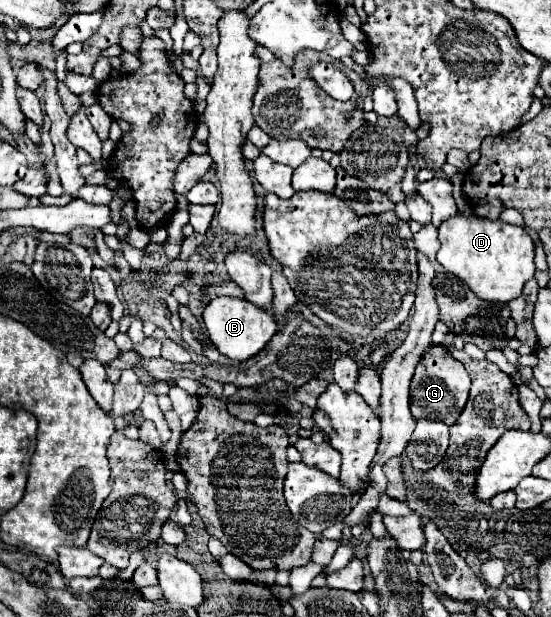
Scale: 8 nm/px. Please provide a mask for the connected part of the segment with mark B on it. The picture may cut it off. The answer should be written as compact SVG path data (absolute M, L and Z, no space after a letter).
M220 296L214 298L206 310L204 310L204 324L208 338L216 346L216 350L236 362L244 362L252 356L256 356L268 342L270 338L278 332L278 322L270 310L264 310L260 306L252 306L248 300L238 300L230 296Z

